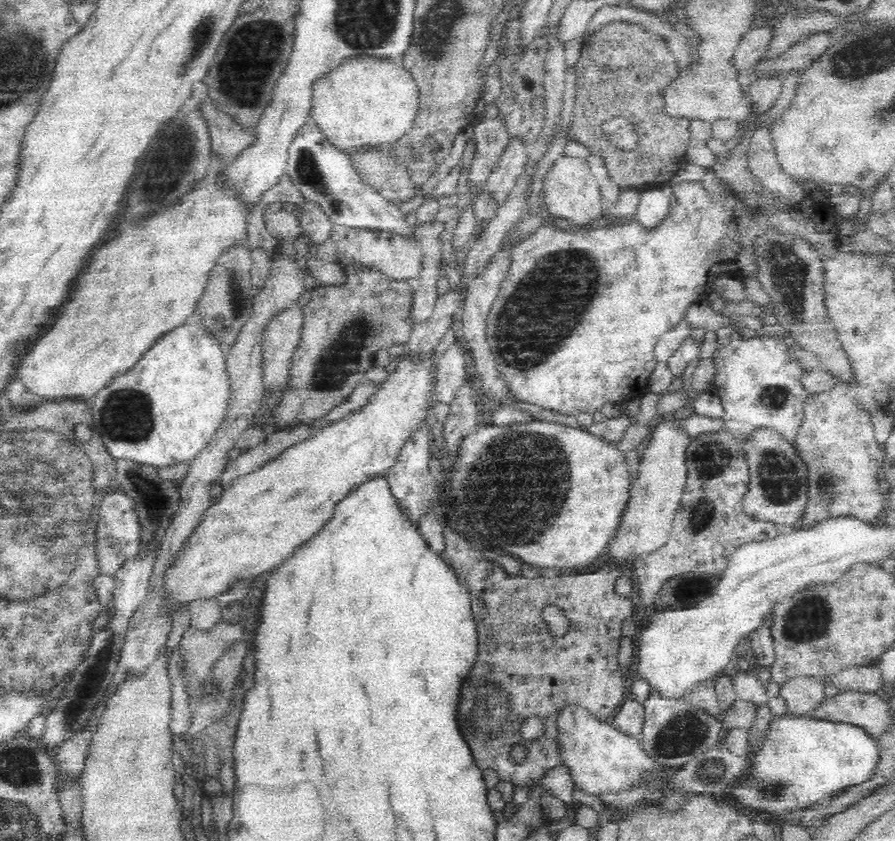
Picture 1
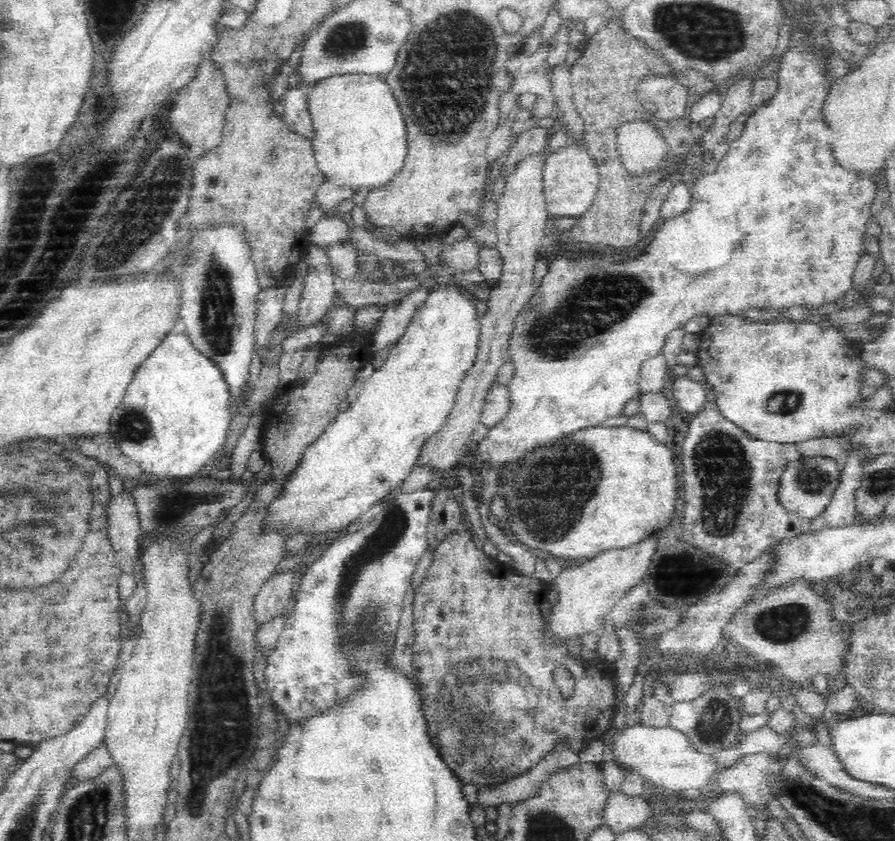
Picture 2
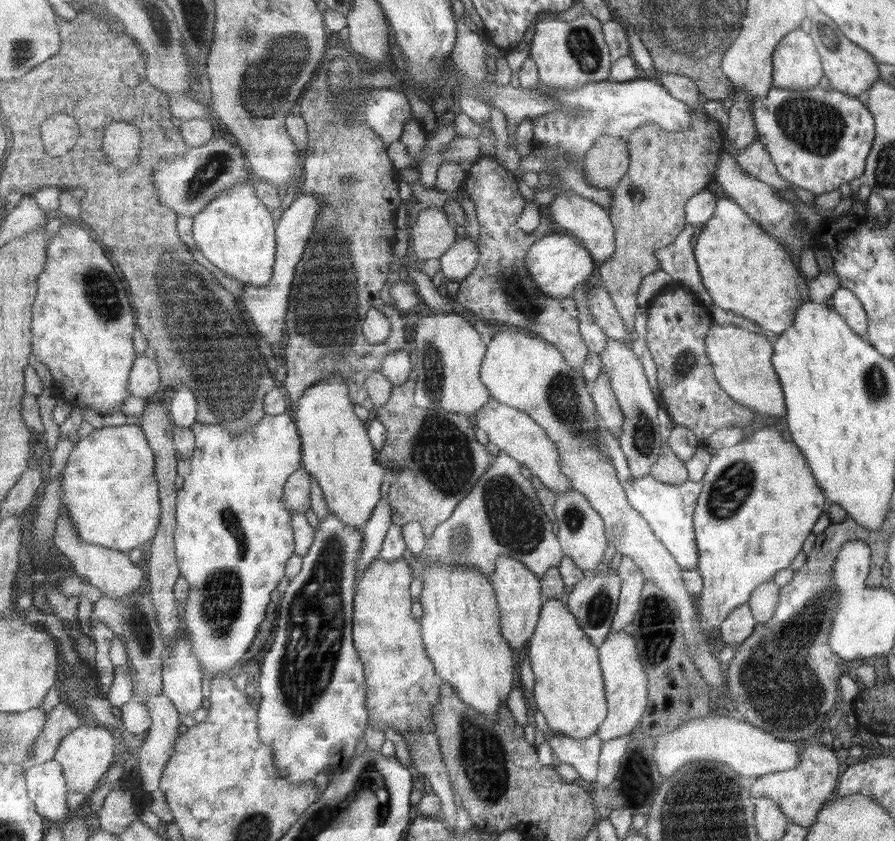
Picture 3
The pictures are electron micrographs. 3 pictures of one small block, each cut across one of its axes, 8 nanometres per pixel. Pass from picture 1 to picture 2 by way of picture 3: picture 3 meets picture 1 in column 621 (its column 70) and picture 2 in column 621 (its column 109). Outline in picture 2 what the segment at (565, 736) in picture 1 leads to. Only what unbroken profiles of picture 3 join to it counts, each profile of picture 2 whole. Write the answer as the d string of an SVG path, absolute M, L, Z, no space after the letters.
M637 720L617 730L612 736L610 751L612 759L620 764L624 772L632 770L642 776L648 791L658 790L670 794L679 790L688 794L693 793L693 790L707 791L707 785L719 769L712 755L696 751L680 731L670 726L649 727Z

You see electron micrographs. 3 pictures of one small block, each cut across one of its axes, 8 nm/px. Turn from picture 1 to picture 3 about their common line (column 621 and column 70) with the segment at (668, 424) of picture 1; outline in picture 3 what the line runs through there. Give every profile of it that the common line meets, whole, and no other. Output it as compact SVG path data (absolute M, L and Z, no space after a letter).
M61 508L61 516L57 520L53 543L68 558L76 574L83 578L85 582L99 589L104 596L109 596L109 598L119 602L119 600L131 598L135 592L142 590L146 577L140 564L131 562L125 552L121 553L112 548L99 546L99 544L85 542L77 534L77 526L71 520L71 516L65 512L65 508Z

